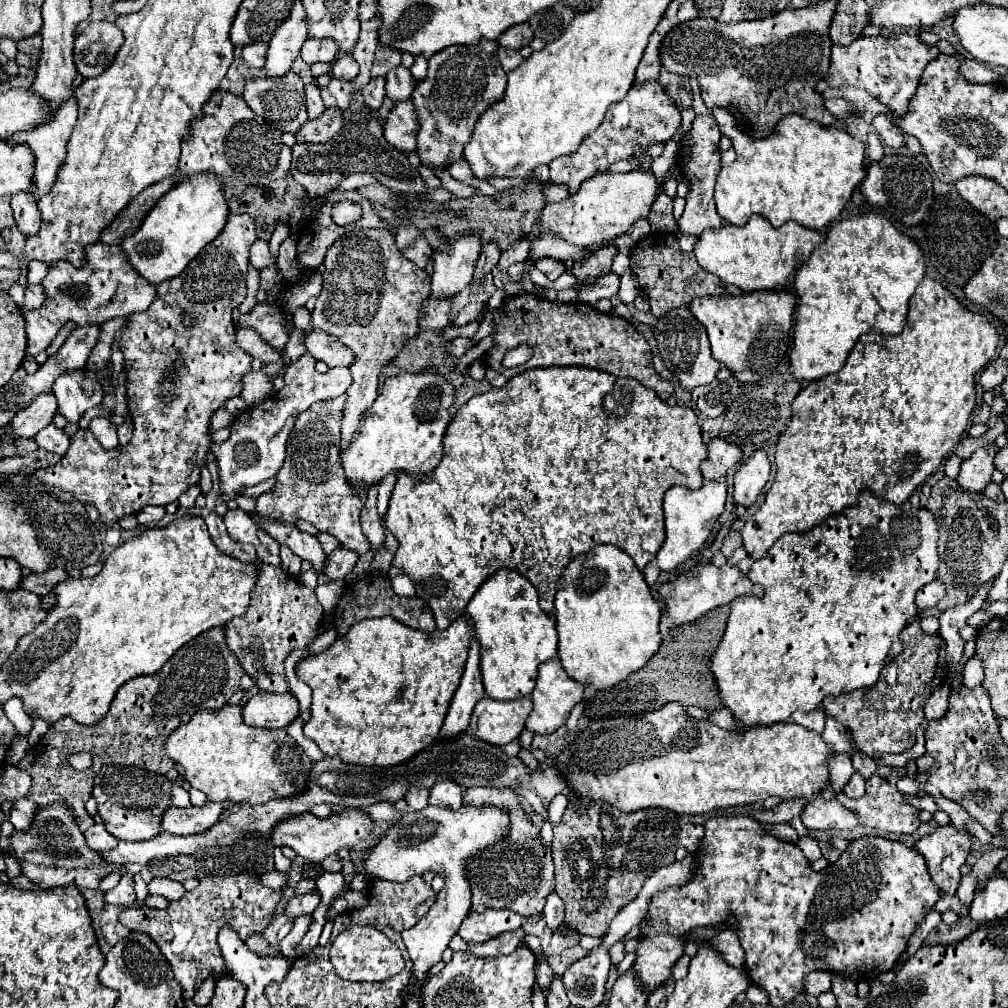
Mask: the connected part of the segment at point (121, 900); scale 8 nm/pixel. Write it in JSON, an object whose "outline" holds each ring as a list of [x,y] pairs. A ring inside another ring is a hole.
{"outline":[[[127,872],[119,884],[115,888],[111,888],[107,894],[105,894],[105,900],[107,904],[113,904],[113,906],[133,906],[135,902],[135,890],[133,890],[133,874]]]}

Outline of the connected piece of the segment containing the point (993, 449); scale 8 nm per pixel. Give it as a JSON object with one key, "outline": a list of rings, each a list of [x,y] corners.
{"outline":[[[987,444],[977,448],[967,460],[963,460],[961,464],[961,472],[957,476],[957,482],[971,492],[983,492],[983,488],[987,486],[987,482],[991,480],[991,474],[995,470],[993,460],[997,456],[997,446],[995,444]]]}

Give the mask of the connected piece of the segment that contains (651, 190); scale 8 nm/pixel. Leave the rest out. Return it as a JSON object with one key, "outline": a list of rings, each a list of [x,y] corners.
{"outline":[[[625,172],[601,174],[585,180],[581,188],[561,202],[547,202],[537,226],[539,232],[529,242],[537,240],[543,232],[551,232],[573,246],[589,246],[613,236],[625,234],[637,218],[647,218],[651,204],[659,194],[659,182],[651,172]]]}

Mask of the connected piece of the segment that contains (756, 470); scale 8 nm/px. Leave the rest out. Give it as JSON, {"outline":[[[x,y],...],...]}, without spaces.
{"outline":[[[757,450],[737,472],[735,472],[735,486],[733,498],[737,506],[753,506],[757,496],[761,494],[763,486],[769,480],[769,460],[763,450]]]}

